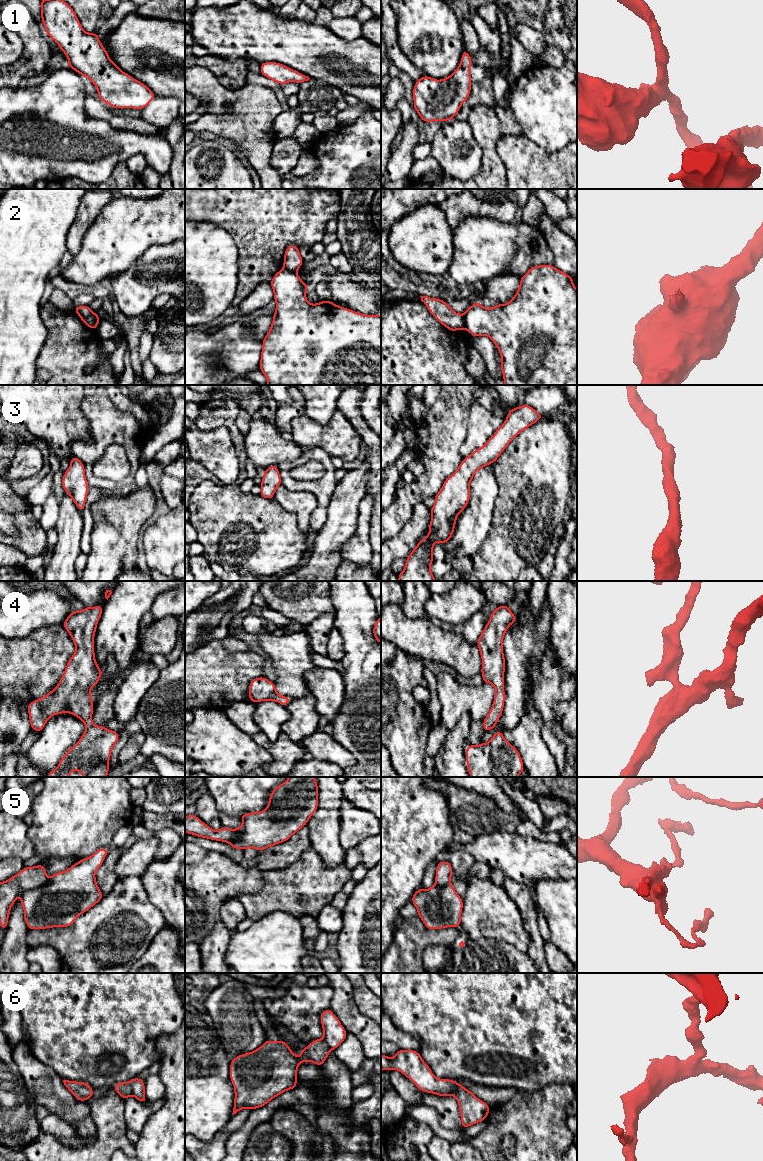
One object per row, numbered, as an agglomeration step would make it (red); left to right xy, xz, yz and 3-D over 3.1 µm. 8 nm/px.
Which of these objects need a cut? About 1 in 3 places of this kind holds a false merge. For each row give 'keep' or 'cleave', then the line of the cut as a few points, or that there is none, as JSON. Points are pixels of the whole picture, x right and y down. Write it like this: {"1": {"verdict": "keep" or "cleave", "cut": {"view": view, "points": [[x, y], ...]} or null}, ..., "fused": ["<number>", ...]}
{"1": {"verdict": "keep", "cut": null}, "2": {"verdict": "cleave", "cut": {"view": "yz", "points": [[462, 315], [464, 327]]}}, "3": {"verdict": "keep", "cut": null}, "4": {"verdict": "keep", "cut": null}, "5": {"verdict": "keep", "cut": null}, "6": {"verdict": "cleave", "cut": {"view": "xy", "points": [[129, 1081], [132, 1094]]}}, "fused": ["2", "6"]}

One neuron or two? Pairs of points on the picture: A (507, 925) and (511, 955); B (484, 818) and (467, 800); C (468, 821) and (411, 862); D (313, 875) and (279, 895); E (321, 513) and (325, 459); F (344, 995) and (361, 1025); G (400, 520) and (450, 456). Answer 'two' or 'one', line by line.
A: two
B: one
C: two
D: one
E: one
F: one
G: one

